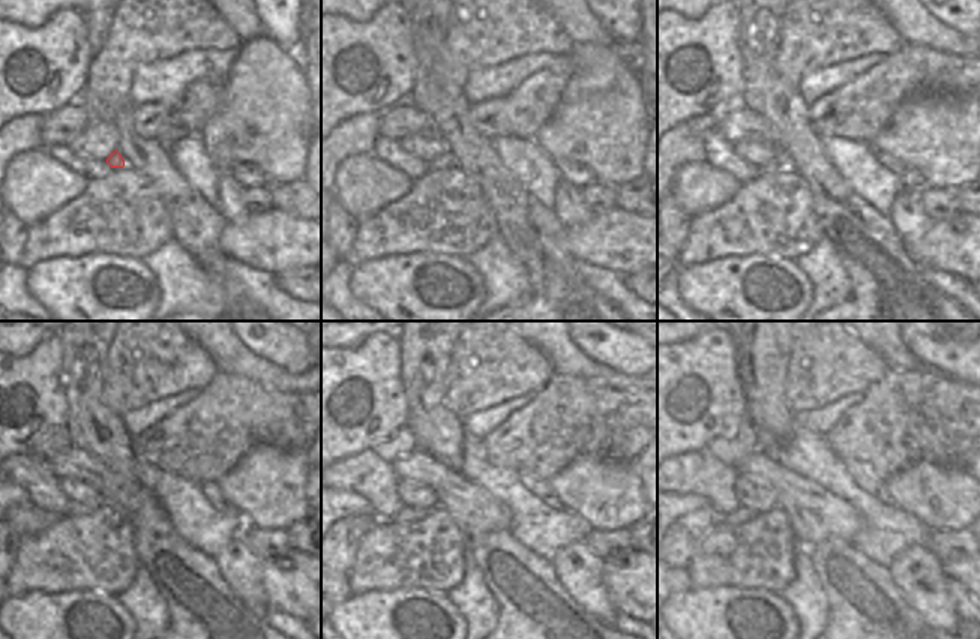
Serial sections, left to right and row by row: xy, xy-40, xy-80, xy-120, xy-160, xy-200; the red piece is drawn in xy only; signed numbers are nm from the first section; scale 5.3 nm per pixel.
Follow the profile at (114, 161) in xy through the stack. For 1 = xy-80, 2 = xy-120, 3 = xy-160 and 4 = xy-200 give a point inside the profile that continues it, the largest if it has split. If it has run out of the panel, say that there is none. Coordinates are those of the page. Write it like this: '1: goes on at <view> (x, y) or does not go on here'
1: goes on at xy-80 (779, 162)
2: goes on at xy-120 (87, 507)
3: goes on at xy-160 (405, 513)
4: goes on at xy-200 (742, 515)

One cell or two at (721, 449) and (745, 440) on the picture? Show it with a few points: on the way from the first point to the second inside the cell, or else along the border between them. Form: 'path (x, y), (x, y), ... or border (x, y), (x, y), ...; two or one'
path (727, 449), (739, 444); one

